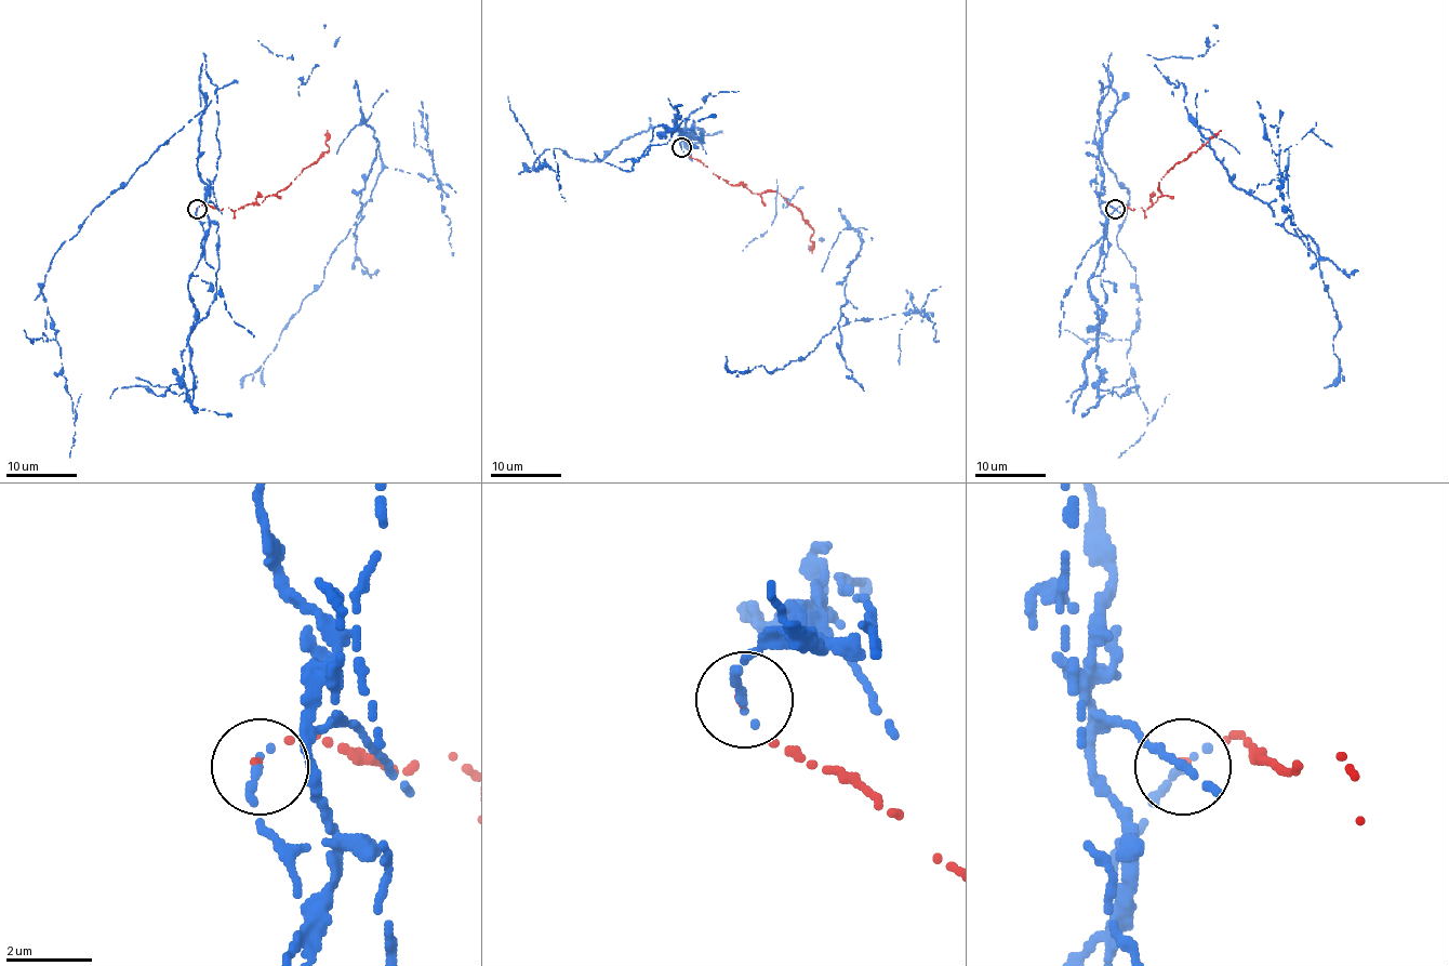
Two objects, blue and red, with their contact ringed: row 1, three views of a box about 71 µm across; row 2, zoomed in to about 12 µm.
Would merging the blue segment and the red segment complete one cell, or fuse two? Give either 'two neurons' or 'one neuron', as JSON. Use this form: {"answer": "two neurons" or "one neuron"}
{"answer": "two neurons"}

